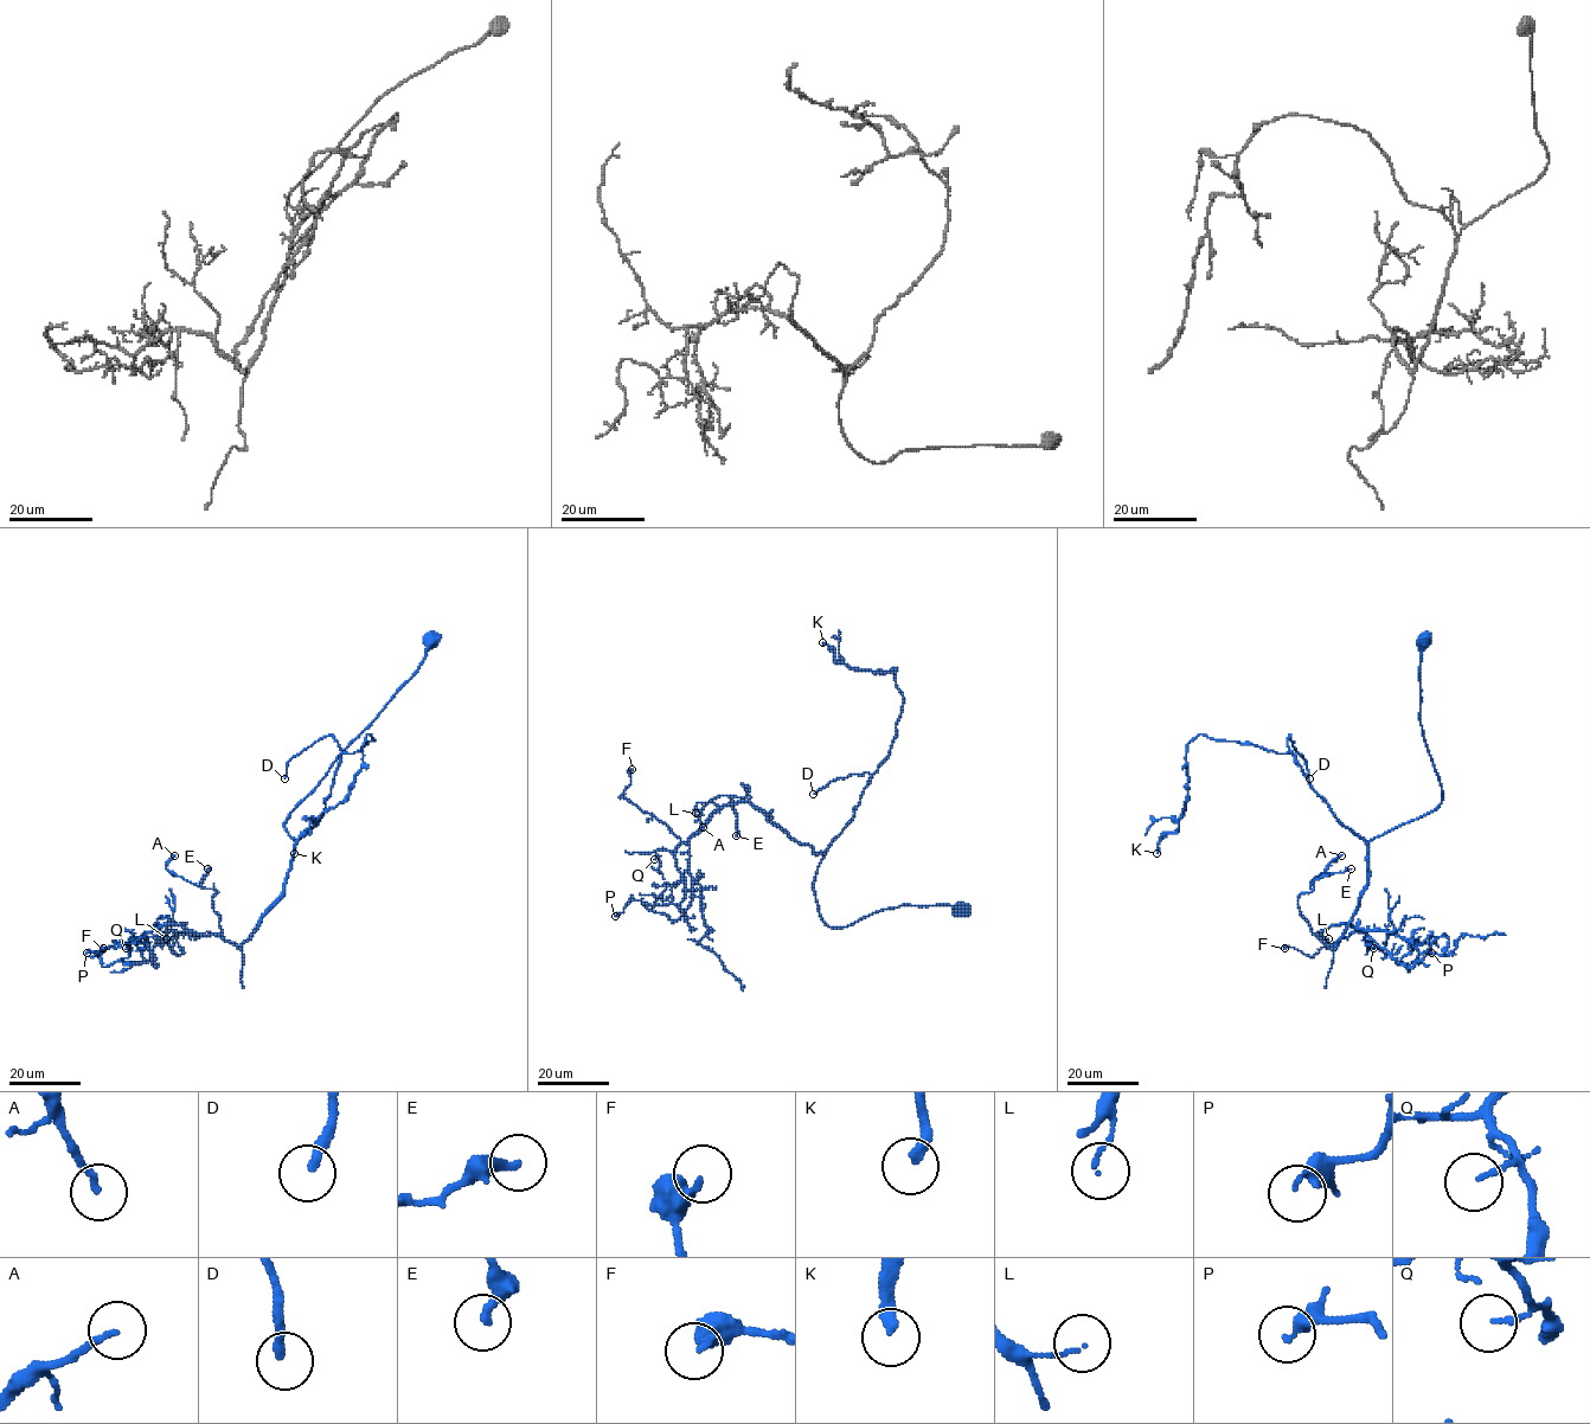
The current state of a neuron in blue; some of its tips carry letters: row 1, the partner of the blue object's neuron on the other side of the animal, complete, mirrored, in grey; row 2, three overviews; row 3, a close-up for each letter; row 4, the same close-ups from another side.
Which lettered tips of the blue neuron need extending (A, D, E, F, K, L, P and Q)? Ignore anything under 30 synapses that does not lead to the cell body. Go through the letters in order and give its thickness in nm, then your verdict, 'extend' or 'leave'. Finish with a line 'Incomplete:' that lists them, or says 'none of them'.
A: calibre 160 nm; leave
D: calibre 260 nm; extend
E: calibre 280 nm; leave
F: calibre 240 nm; leave
K: calibre 280 nm; extend
L: calibre 80 nm; leave
P: calibre 200 nm; leave
Q: calibre 120 nm; leave
Incomplete: D, K

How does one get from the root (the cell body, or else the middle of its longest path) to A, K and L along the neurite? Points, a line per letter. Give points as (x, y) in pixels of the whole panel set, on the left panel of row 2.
A: (431, 640), (417, 672), (289, 813), (284, 890), (239, 945), (220, 935), (218, 892), (166, 867), (174, 855)
K: (431, 640), (417, 672), (289, 813), (295, 841), (325, 810), (340, 756), (373, 739), (351, 793), (294, 853)
L: (431, 640), (417, 672), (289, 813), (292, 866), (258, 927), (239, 945), (185, 930), (166, 938)

